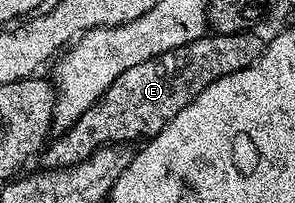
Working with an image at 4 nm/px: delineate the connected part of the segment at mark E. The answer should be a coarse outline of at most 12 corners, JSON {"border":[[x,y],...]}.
{"border":[[211,32],[134,65],[42,151],[49,170],[154,138],[264,39]]}

